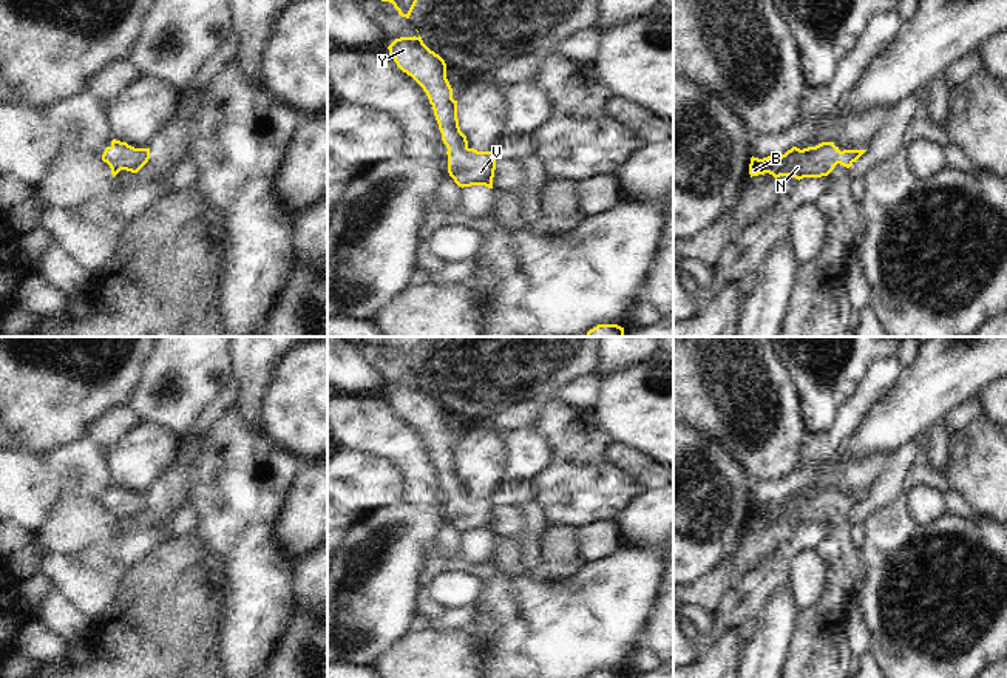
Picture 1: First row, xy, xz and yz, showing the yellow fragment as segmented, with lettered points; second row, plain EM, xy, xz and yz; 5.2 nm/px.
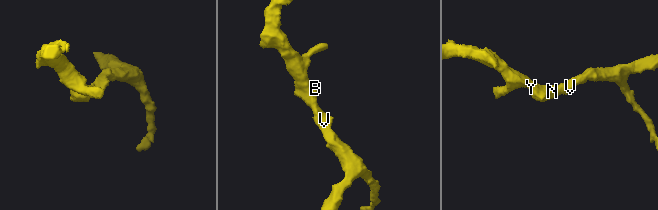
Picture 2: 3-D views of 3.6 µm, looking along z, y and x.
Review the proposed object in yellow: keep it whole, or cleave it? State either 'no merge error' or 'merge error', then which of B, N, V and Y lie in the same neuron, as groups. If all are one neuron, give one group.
no merge error | B N V Y

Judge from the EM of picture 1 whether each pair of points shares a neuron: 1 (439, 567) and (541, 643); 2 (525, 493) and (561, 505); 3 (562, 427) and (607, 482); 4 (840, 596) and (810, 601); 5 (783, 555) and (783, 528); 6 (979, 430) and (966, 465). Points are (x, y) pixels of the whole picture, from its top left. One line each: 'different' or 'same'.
1: same
2: different
3: same
4: different
5: different
6: same

